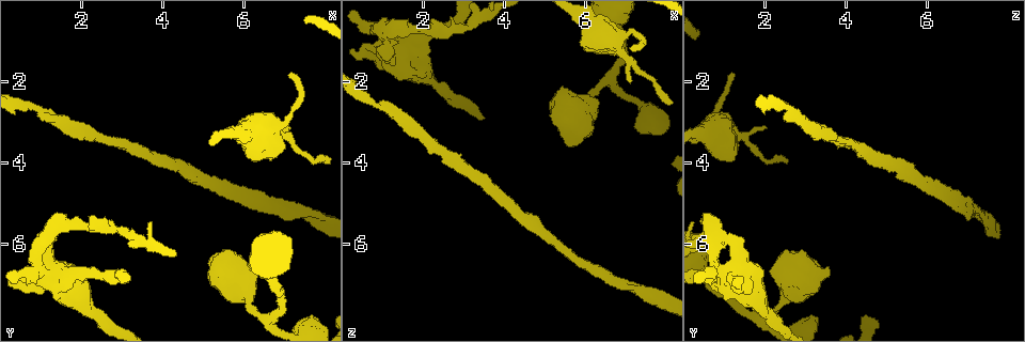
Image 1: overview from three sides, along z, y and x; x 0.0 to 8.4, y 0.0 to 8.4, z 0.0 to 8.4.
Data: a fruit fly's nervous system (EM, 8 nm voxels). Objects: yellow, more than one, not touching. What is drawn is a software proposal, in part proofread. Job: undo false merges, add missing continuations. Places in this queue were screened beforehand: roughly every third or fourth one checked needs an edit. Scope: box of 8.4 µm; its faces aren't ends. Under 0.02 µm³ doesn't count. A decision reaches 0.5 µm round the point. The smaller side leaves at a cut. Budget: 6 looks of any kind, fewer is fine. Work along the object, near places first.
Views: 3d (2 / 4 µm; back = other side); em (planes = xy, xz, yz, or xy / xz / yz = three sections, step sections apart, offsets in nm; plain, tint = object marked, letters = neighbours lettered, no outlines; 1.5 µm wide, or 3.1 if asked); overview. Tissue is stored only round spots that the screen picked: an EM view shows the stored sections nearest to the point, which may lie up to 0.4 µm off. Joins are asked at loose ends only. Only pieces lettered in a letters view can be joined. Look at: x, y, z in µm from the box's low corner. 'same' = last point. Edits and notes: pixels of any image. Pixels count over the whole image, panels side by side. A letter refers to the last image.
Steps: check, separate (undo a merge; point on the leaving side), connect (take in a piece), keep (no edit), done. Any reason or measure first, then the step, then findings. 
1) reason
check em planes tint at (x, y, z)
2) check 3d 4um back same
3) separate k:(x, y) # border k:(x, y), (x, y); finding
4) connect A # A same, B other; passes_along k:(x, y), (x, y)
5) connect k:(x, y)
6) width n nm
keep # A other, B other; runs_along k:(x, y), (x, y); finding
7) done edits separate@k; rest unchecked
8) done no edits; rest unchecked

tapers out
check 3d 2um at (7.10, 1.80, 1.20)

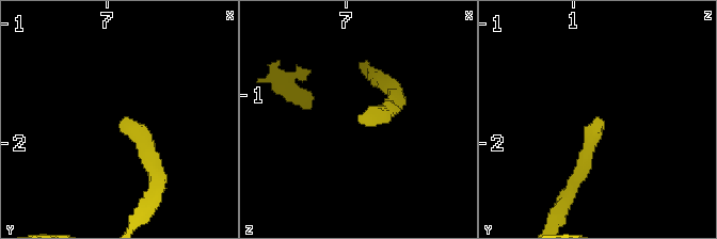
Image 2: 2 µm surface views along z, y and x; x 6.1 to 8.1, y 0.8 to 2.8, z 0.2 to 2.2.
now the EM
check em xz step 8 tint at (7.14, 1.80, 1.22)

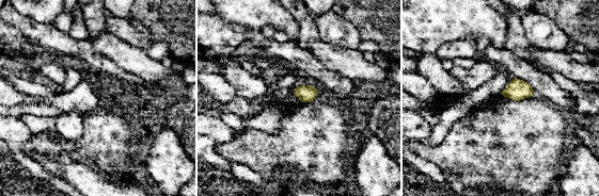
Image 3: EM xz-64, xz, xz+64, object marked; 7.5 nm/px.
cut it another way
check em planes letters same

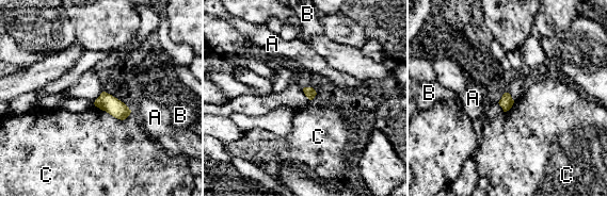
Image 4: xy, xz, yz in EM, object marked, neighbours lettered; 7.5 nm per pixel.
keep # A other, B other, C other; border 4:(95, 105), (121, 119), (131, 112); none of them fits

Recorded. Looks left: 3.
a narrow waist
check 3d 4um at (0.85, 2.70, 2.65)

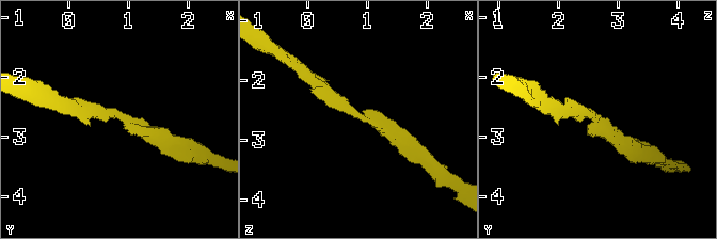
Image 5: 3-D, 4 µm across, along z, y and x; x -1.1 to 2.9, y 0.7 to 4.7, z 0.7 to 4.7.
arm_widths 220, 280 nm
check em yz step 8 tint at (0.90, 2.65, 2.60)

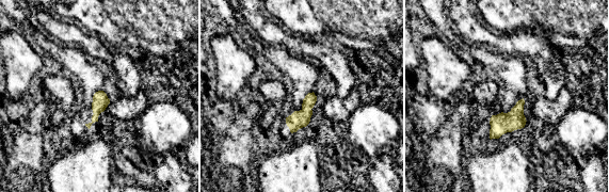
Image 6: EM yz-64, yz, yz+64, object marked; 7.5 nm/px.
check em planes letters same

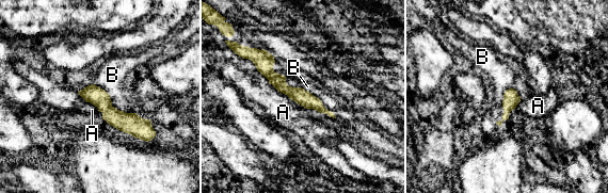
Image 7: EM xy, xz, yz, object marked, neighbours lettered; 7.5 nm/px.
keep # A other, B other; border 7:(511, 87), (505, 92), (501, 105); all the same neuron

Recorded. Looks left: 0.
done no edits; rest unchecked

